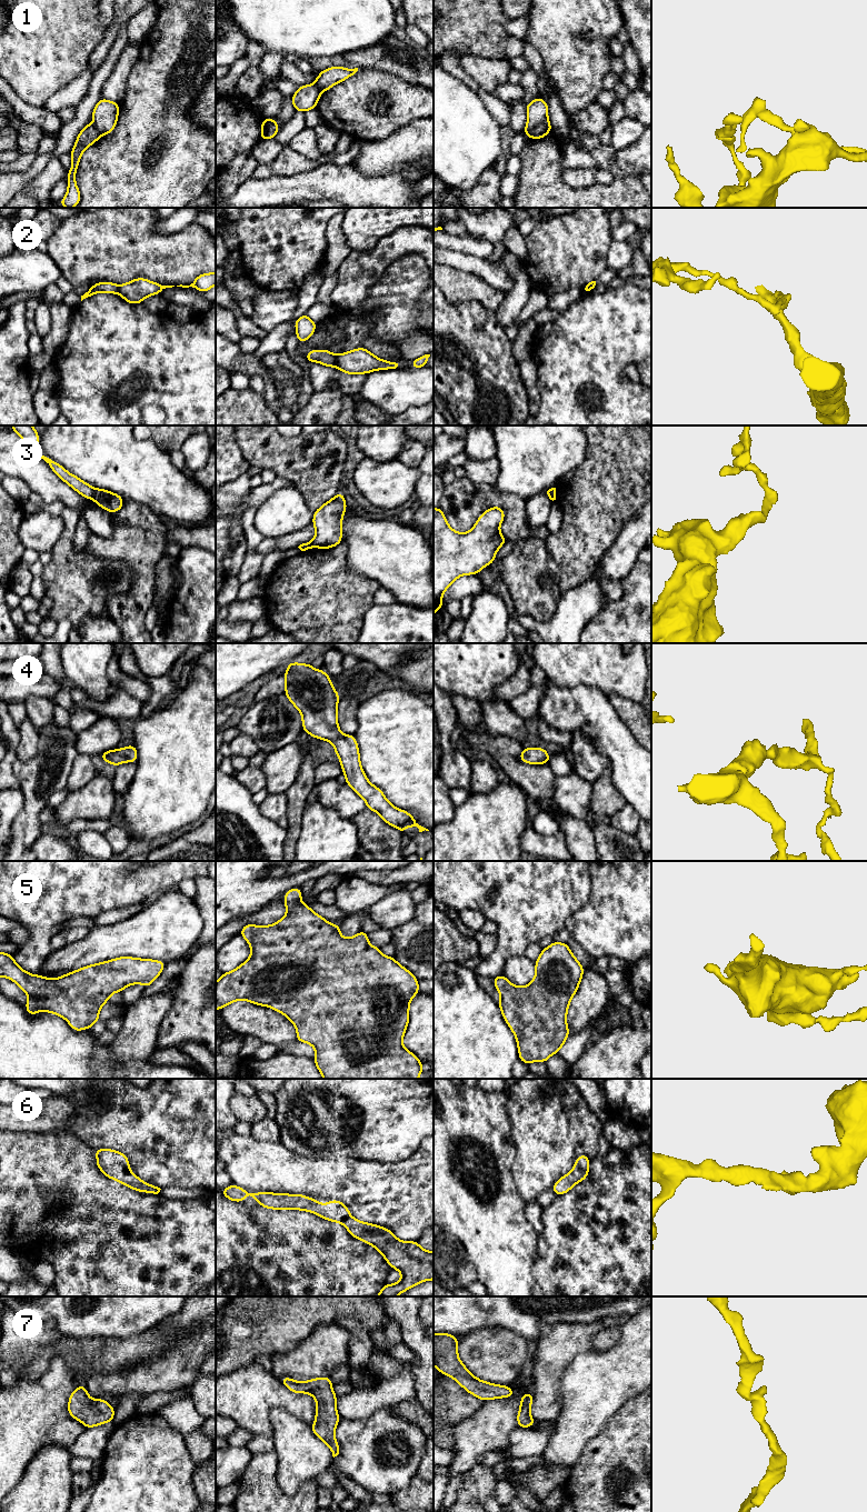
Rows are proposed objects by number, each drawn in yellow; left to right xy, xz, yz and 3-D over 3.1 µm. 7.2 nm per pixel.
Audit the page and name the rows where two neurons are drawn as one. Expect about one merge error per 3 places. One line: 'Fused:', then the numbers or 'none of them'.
Fused: 1, 2, 3

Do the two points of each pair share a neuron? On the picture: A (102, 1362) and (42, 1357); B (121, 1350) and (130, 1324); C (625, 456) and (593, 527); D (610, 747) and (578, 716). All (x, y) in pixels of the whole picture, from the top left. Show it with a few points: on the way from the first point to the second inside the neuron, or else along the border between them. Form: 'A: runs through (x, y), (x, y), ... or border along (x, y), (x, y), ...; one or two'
A: runs through (88, 1361), (75, 1362), (65, 1352), (57, 1352); one
B: border along (149, 1329), (126, 1338), (99, 1337); two
C: runs through (616, 473), (614, 483), (597, 500), (595, 509); one
D: runs through (607, 737), (588, 718); one

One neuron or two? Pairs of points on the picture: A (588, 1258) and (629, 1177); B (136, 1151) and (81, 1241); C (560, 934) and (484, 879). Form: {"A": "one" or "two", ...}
{"A": "one", "B": "two", "C": "two"}

